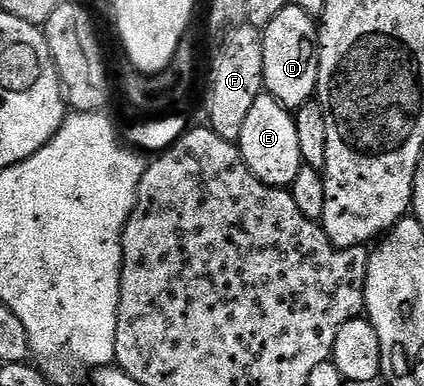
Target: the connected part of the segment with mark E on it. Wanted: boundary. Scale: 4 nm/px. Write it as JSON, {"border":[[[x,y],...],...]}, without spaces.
{"border":[[[263,94],[256,98],[252,111],[248,113],[248,122],[244,122],[244,130],[240,130],[240,138],[236,141],[239,152],[242,153],[244,162],[260,182],[264,182],[270,188],[289,189],[293,185],[296,174],[304,166],[300,154],[300,134],[296,134],[295,113],[286,108],[278,99],[269,94]]]}

